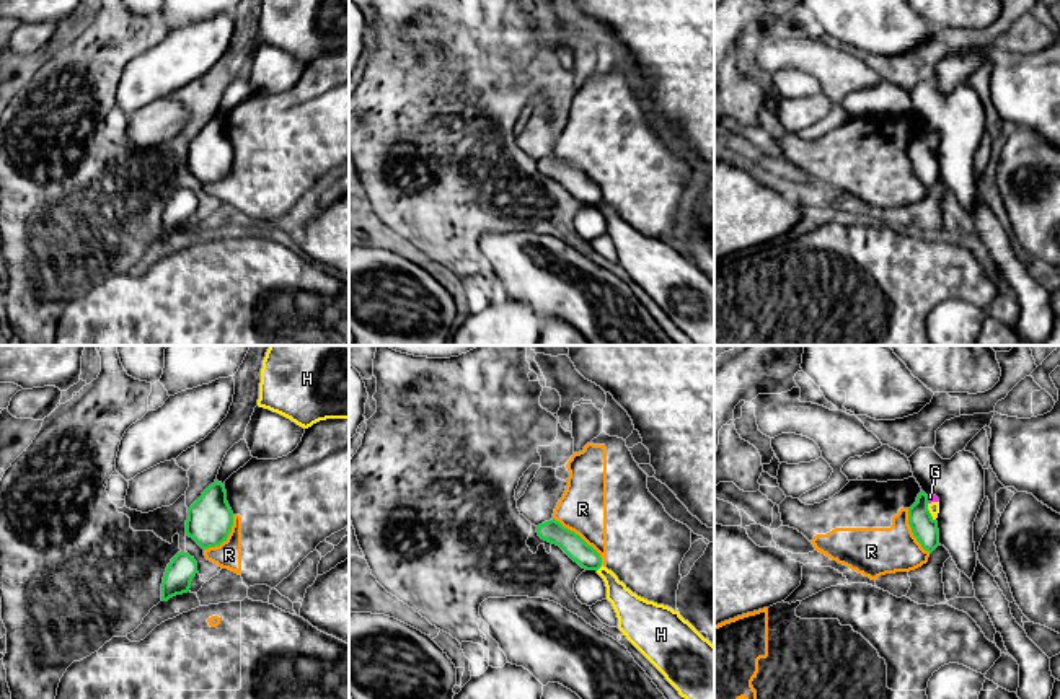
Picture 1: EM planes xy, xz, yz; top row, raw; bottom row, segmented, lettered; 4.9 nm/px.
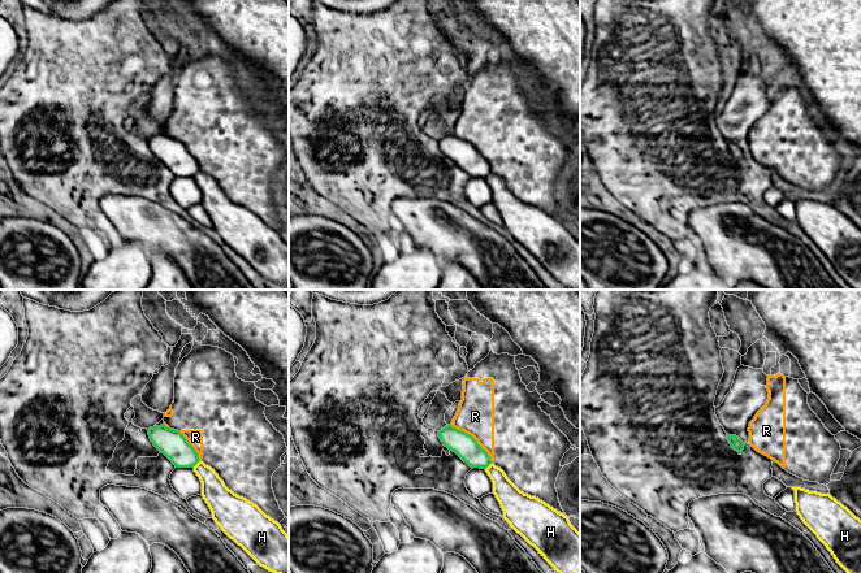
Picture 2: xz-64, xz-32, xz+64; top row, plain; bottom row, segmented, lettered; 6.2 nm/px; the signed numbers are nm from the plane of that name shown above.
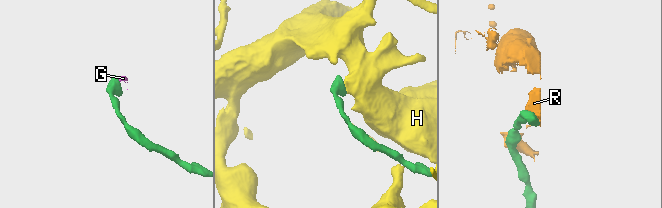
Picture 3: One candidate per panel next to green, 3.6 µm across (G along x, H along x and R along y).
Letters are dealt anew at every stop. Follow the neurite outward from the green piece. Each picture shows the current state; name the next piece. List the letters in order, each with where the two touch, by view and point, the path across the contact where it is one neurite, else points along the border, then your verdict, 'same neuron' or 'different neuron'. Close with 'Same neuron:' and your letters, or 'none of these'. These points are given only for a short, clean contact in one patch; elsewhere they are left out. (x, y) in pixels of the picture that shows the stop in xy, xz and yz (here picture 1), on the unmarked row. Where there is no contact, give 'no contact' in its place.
G: contact yz (927, 134); different neuron
H: contact xz (599, 202); different neuron
R: contact xz (579, 171); different neuron
Same neuron: none of these

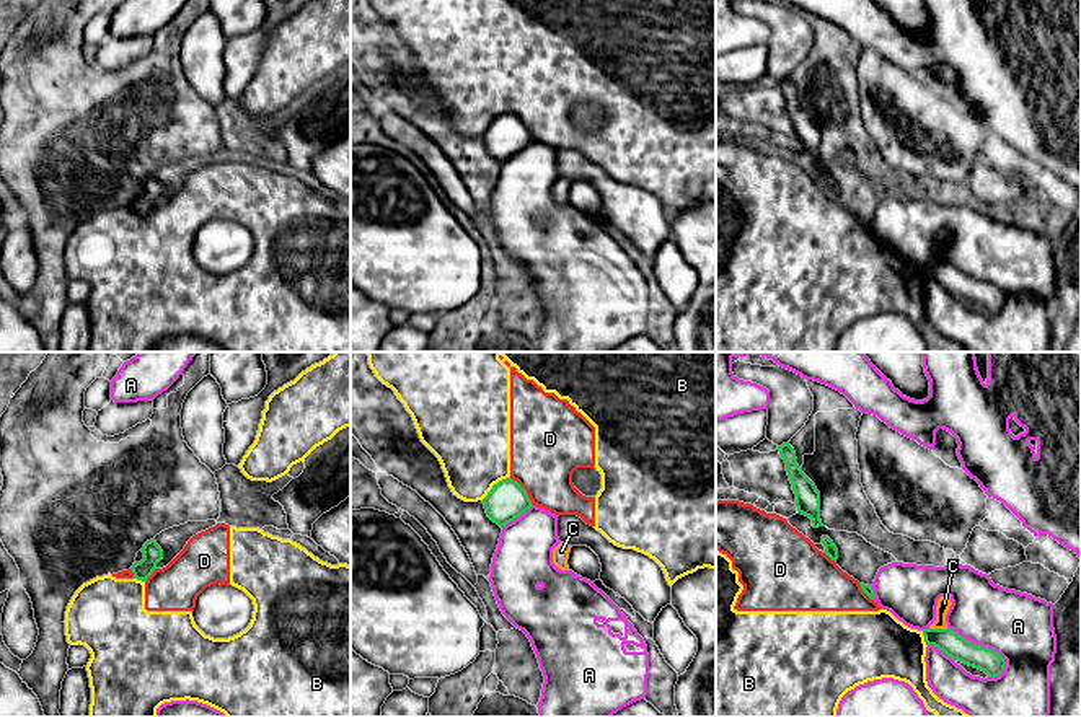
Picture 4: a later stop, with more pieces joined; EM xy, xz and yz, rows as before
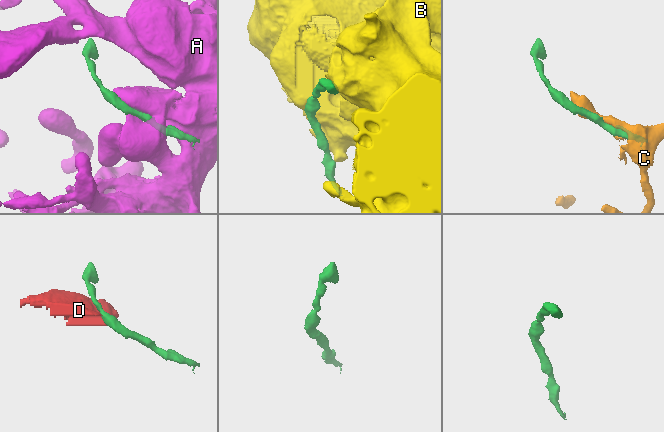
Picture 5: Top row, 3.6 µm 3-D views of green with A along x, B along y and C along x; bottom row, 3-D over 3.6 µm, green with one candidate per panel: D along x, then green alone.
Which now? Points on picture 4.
A: contact yz (980, 281); different neuron
B: contact xz (494, 119); different neuron
C: contact yz (938, 264); different neuron
D: contact xz (524, 124); border xz (509, 113), (525, 126), (533, 139); different neuron
Same neuron: none of these

